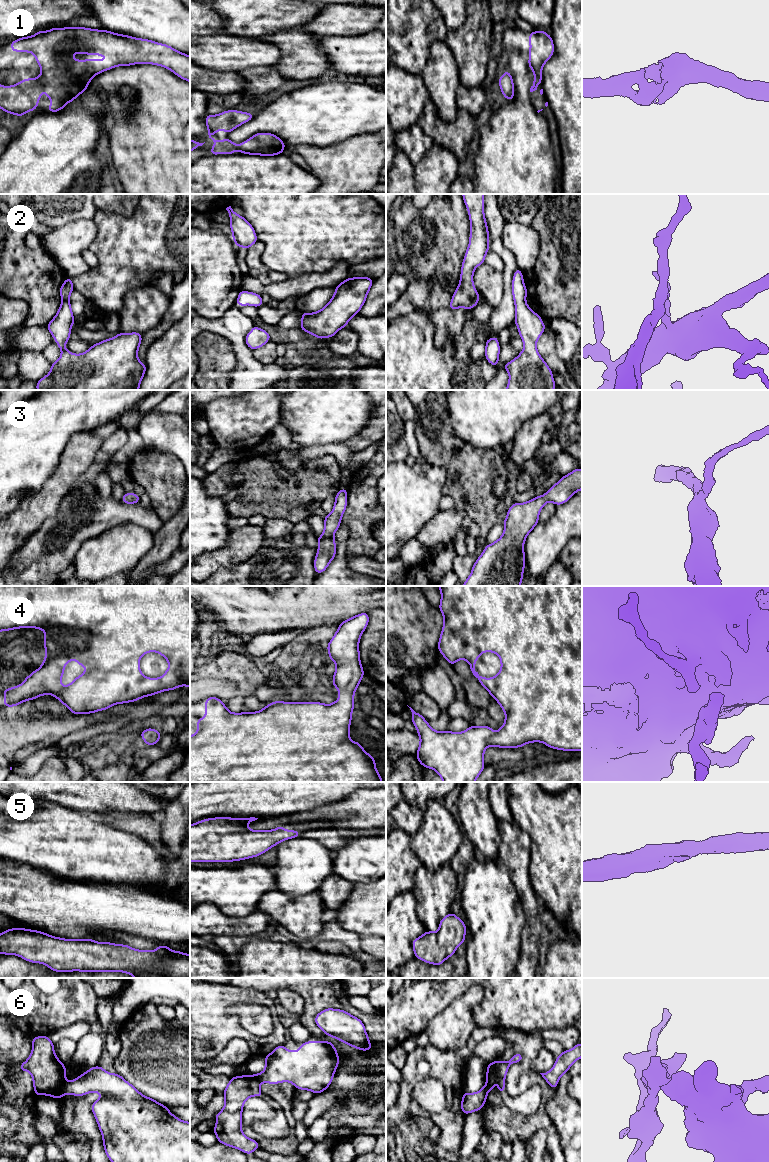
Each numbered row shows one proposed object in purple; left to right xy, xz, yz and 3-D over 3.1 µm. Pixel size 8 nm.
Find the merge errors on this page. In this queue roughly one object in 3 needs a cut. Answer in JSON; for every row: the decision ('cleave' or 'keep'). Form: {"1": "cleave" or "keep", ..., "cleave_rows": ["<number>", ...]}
{"1": "keep", "2": "cleave", "3": "keep", "4": "keep", "5": "keep", "6": "cleave", "cleave_rows": ["2", "6"]}

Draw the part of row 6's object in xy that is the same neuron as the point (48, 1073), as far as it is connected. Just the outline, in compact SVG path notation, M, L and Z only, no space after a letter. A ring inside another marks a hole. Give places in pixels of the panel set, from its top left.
M36 1036L32 1038L32 1052L28 1059L19 1065L20 1071L28 1071L33 1080L34 1094L46 1095L59 1099L66 1082L66 1067L54 1052L54 1043L49 1036Z

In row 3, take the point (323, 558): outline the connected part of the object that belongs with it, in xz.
M343 487L335 495L335 504L330 514L324 518L324 531L320 537L317 538L318 550L314 559L314 570L316 574L324 572L330 562L336 556L336 542L334 541L334 534L341 525L341 518L347 507L347 488Z

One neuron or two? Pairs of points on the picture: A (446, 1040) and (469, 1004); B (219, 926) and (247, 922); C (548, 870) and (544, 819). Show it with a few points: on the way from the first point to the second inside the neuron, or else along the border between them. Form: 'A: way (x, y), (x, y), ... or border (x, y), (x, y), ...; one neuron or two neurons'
A: way (449, 1031), (454, 1026), (456, 1018), (460, 1013); one neuron
B: way (226, 926), (240, 926); one neuron
C: way (548, 857), (548, 832); one neuron

